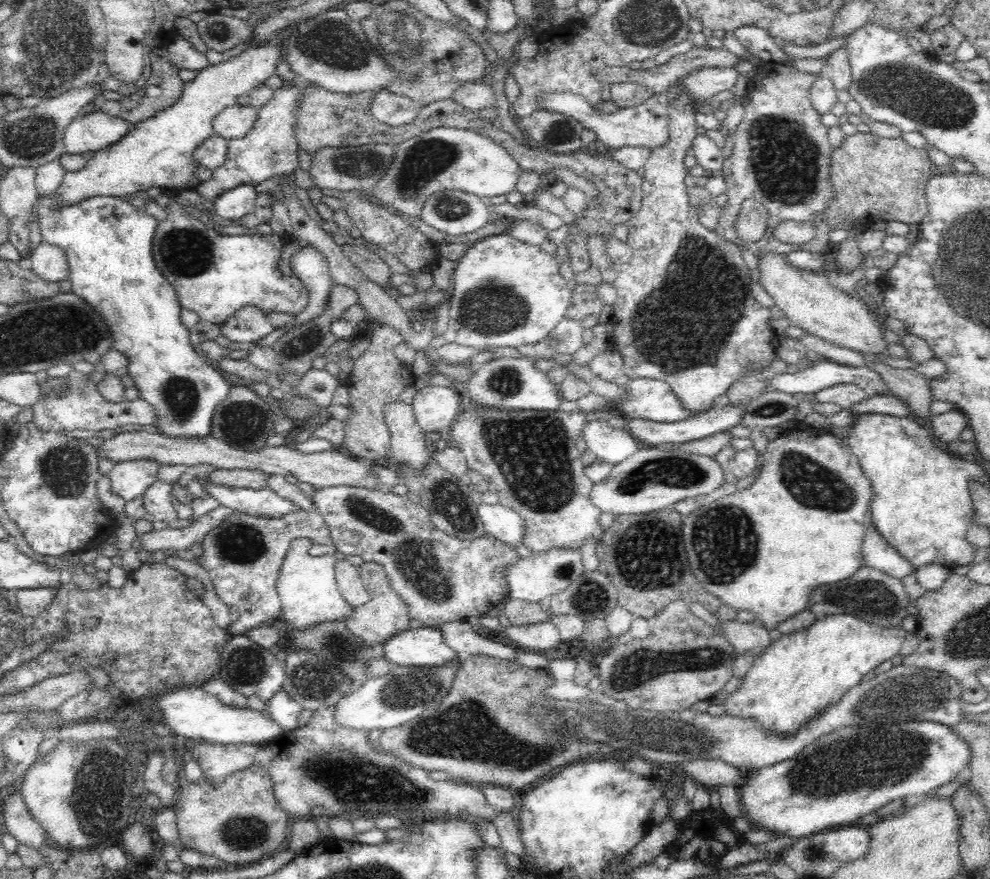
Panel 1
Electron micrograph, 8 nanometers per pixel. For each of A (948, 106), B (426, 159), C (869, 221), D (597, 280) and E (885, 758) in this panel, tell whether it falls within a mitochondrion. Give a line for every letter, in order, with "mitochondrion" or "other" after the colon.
A: mitochondrion
B: mitochondrion
C: other
D: other
E: mitochondrion

